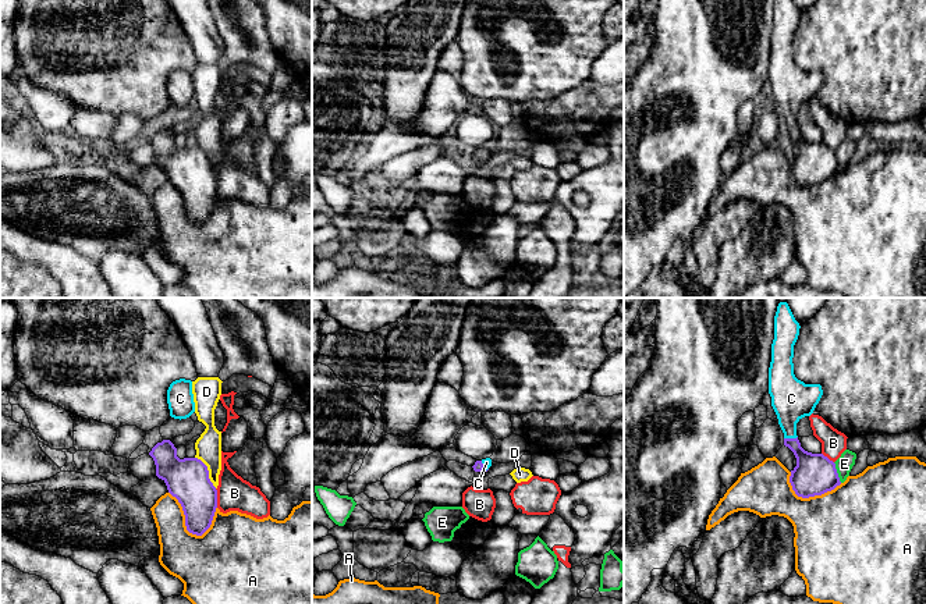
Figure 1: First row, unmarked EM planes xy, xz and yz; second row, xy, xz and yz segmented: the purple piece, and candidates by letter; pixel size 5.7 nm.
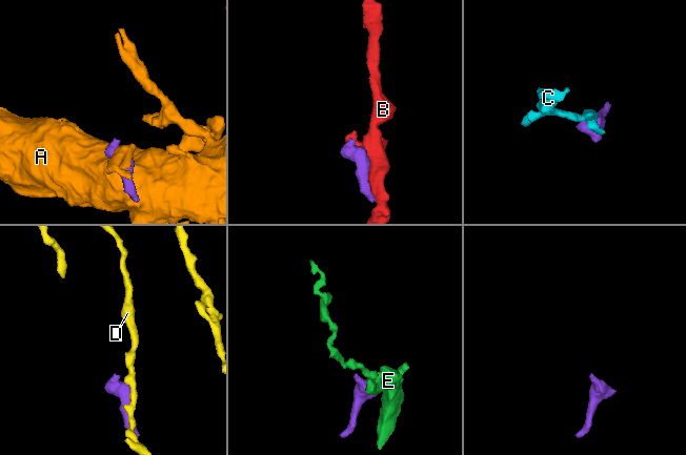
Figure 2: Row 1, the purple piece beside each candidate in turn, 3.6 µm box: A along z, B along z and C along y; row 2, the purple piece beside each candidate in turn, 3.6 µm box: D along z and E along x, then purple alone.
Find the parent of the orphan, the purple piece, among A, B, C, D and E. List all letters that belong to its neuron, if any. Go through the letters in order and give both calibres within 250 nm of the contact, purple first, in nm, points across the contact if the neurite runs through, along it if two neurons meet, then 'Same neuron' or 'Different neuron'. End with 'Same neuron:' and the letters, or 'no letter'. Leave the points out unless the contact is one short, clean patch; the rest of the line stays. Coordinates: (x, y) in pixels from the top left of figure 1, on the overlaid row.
A: Thickness 240 nm (purple) against 280 nm. Different neuron
B: Thickness 240 nm (purple) against 200 nm. Different neuron
C: Thickness 240 nm (purple) against 240 nm. Path across: yz (815, 473), (790, 439), (791, 398). Same neuron
D: Thickness 240 nm (purple) against 150 nm. Different neuron
E: Thickness 240 nm (purple) against 100 nm. Boundary: yz (833, 462), (841, 482). Different neuron
Same neuron: C

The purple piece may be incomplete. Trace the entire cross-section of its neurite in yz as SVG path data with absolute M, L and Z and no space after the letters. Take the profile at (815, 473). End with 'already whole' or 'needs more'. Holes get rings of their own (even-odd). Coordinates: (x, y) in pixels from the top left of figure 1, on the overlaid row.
M780 302L774 316L769 394L784 433L784 445L796 458L796 466L791 470L790 483L798 497L809 498L834 490L841 482L835 463L823 454L805 451L796 436L796 423L813 413L823 395L820 384L805 384L794 374L794 345L799 328L801 326L788 303Z; needs more

